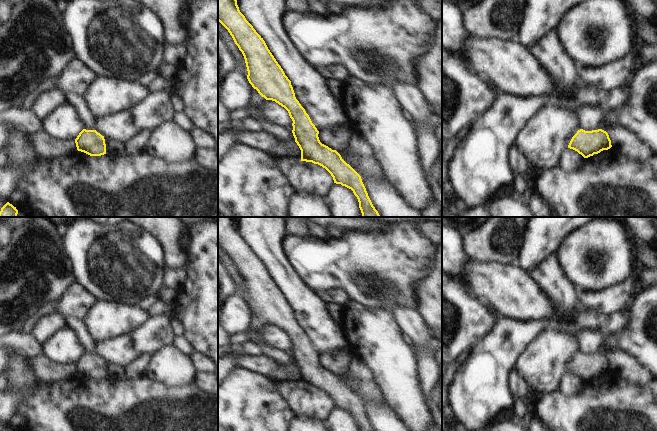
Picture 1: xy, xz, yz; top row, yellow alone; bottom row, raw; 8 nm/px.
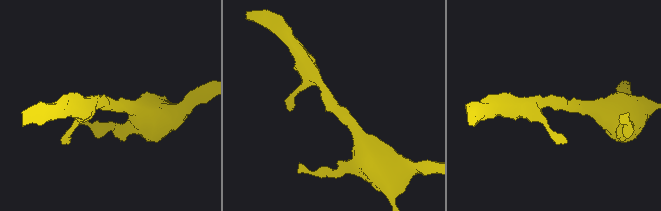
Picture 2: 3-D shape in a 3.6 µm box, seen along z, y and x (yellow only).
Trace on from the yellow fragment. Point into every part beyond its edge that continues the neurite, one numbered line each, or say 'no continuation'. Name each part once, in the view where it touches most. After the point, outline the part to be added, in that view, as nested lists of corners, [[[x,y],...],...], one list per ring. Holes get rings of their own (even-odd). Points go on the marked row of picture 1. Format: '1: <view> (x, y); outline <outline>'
no continuation

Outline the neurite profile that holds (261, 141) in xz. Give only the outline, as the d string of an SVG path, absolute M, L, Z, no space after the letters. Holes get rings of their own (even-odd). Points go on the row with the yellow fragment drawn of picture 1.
M244 132L238 137L238 143L244 144L269 154L272 157L282 157L294 162L301 161L301 150L296 142L282 144L273 136L264 132Z

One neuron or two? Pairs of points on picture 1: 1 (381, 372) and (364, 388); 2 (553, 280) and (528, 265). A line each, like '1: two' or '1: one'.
1: two
2: two

